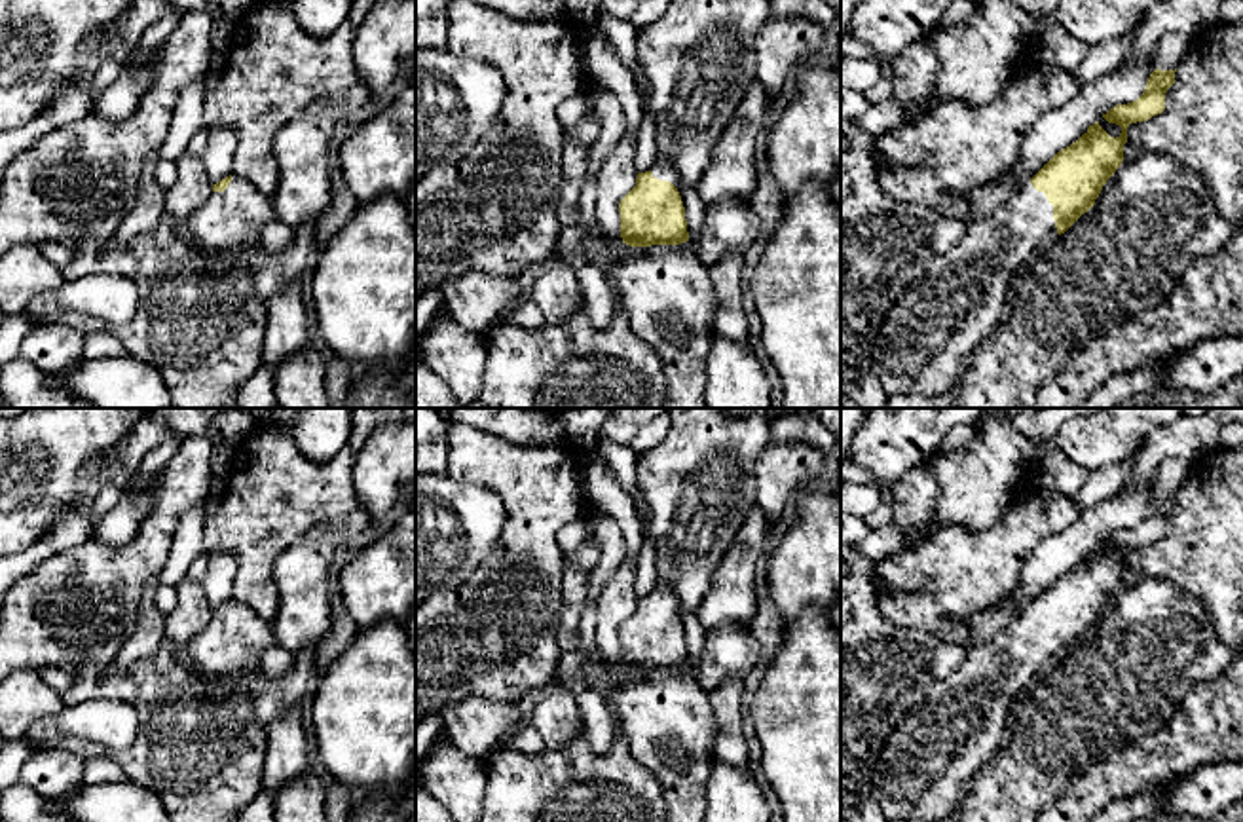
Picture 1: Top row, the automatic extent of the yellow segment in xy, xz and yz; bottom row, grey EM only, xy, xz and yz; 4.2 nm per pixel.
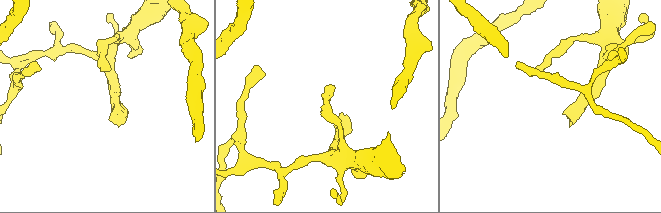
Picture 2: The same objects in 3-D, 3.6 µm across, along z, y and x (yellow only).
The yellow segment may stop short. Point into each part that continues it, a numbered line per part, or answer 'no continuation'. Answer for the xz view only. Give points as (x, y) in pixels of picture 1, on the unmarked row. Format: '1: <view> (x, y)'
1: xz (663, 595)

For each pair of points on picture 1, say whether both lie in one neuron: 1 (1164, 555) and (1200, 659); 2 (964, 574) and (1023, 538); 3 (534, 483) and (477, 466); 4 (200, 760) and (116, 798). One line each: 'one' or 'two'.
1: two
2: one
3: one
4: two

